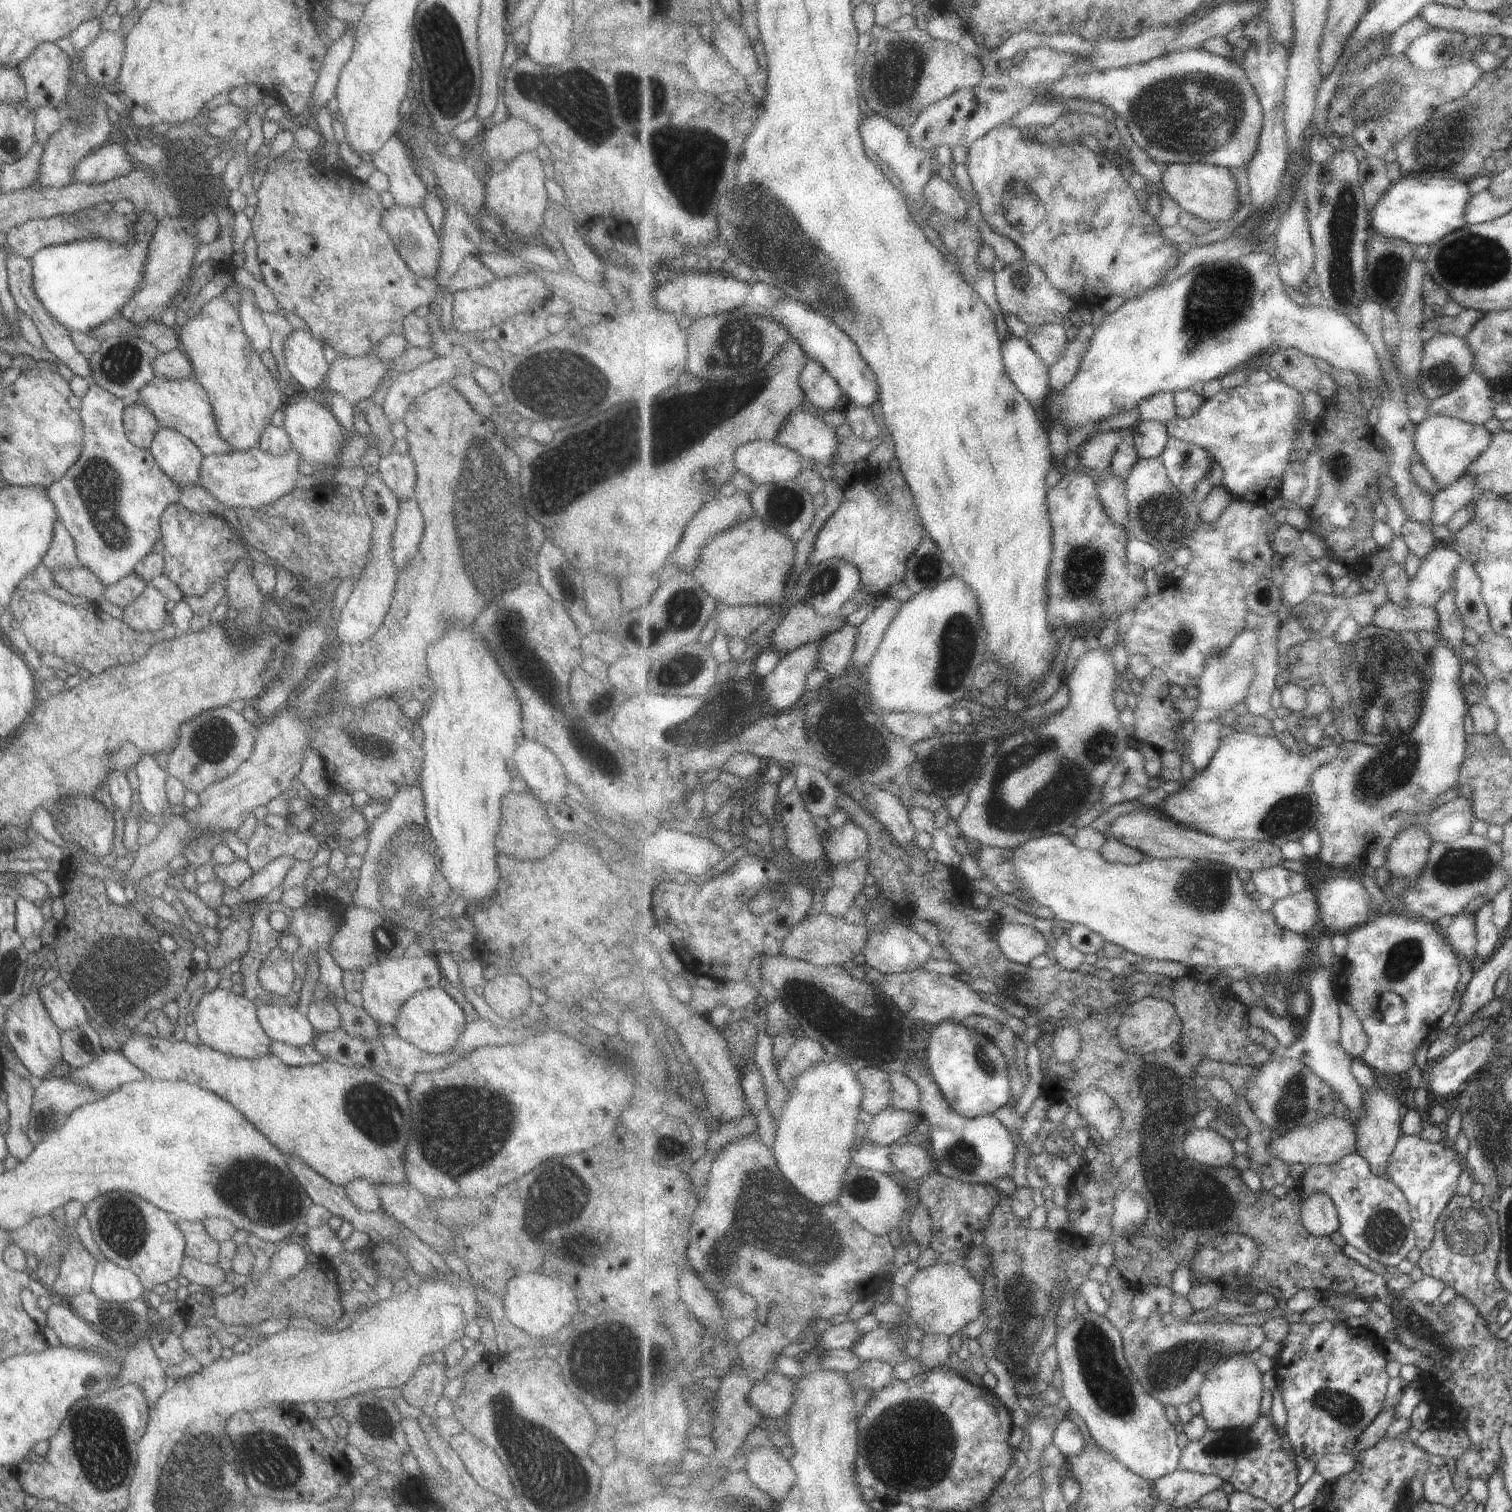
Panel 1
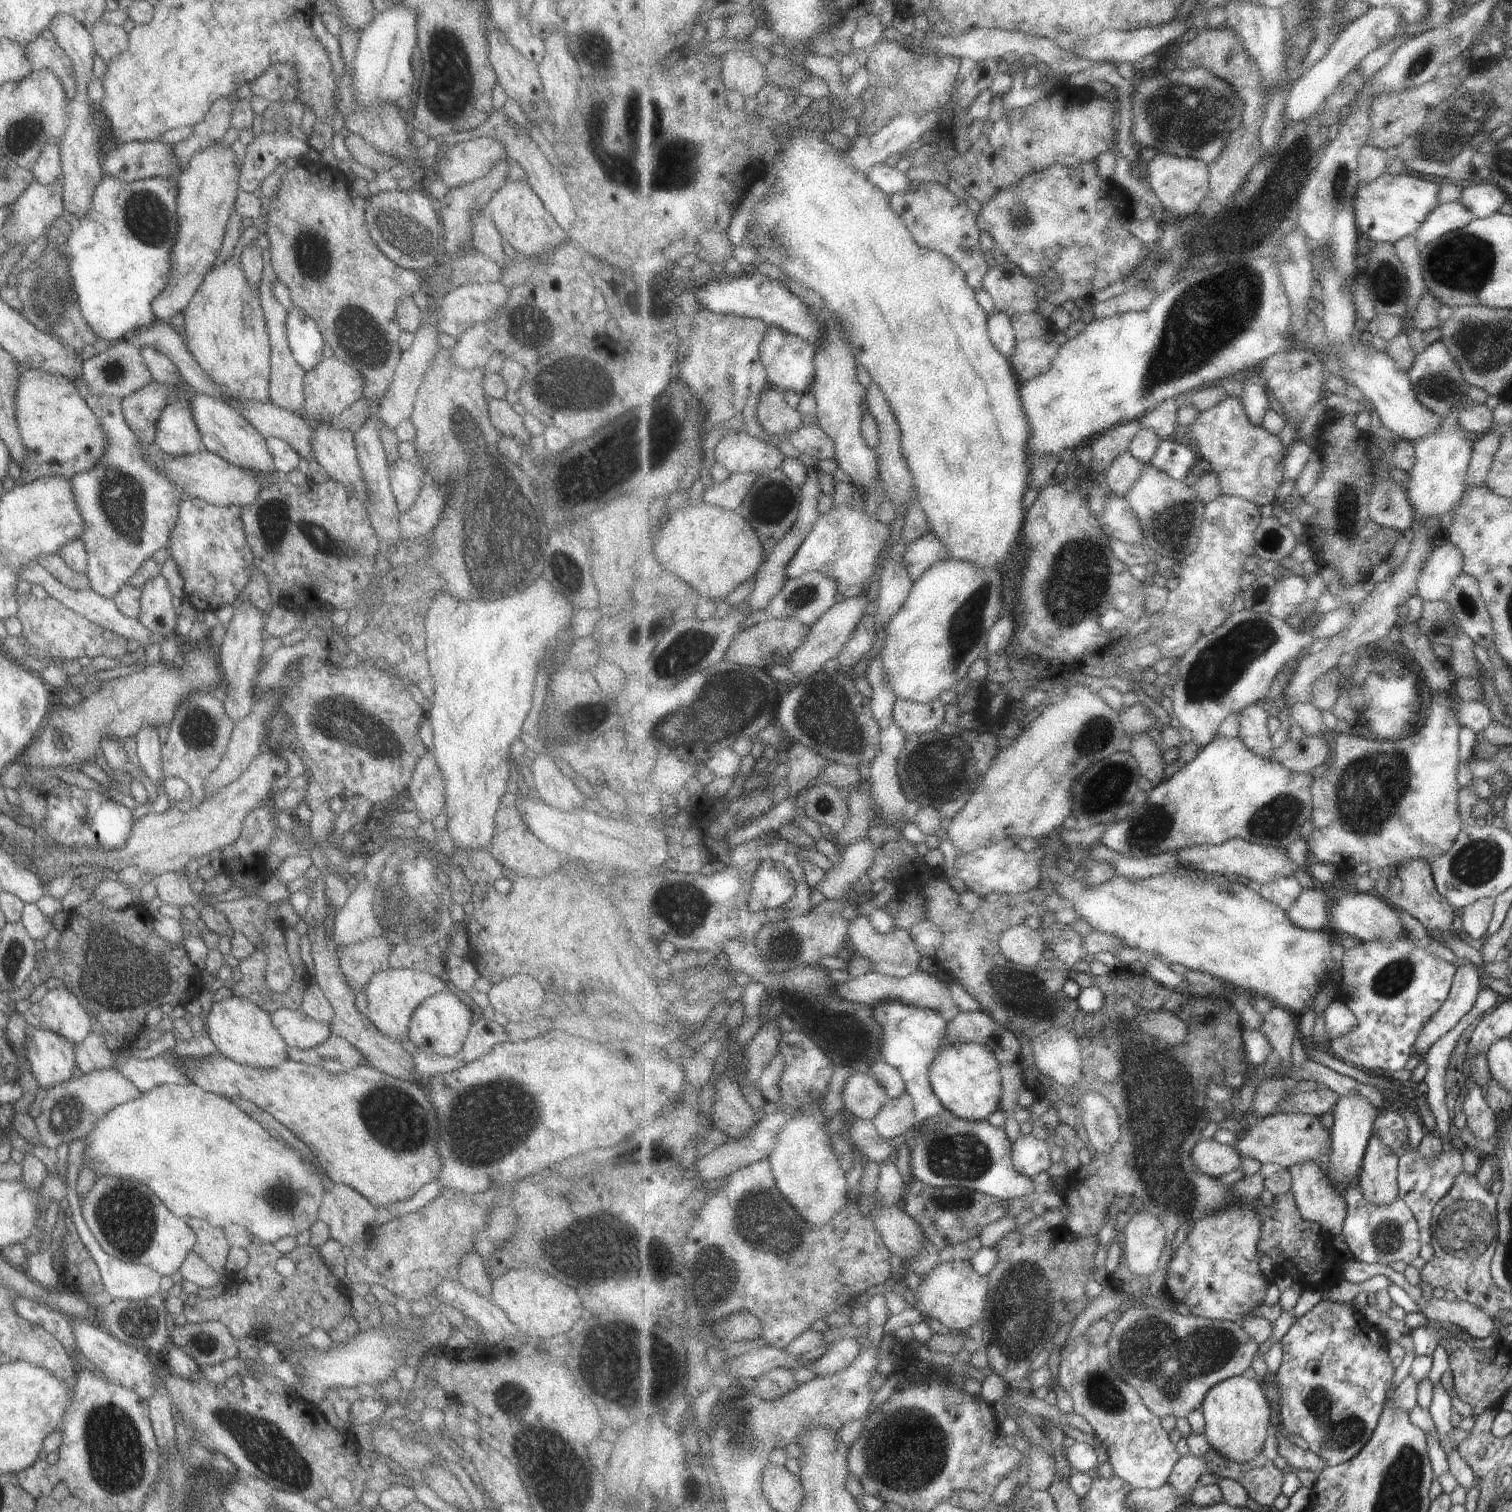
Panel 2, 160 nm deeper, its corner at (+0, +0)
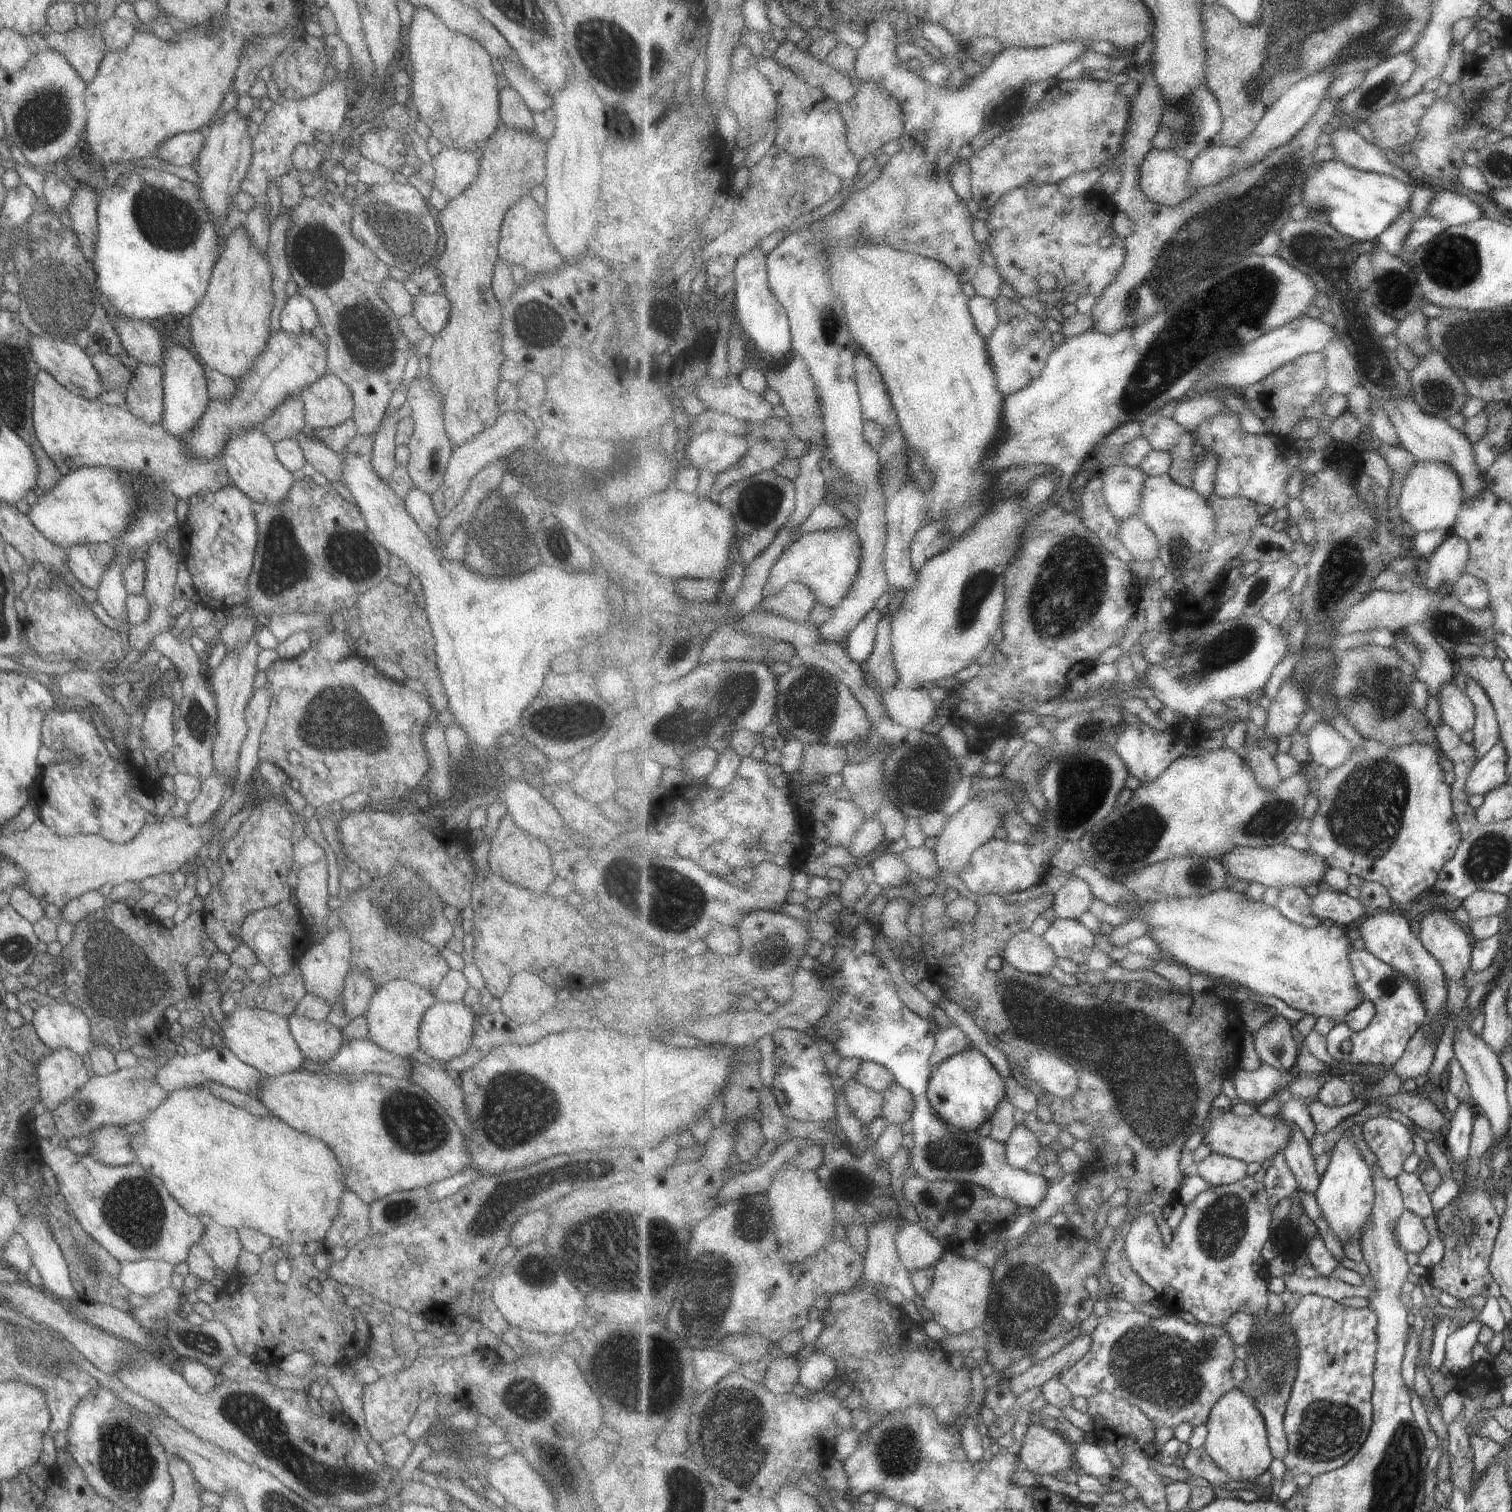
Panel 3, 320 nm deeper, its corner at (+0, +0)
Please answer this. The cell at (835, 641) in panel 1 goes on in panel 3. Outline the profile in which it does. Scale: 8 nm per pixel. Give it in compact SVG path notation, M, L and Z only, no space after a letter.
M875 609L867 613L843 642L849 658L859 665L865 665L873 655L878 627L883 620L881 613Z

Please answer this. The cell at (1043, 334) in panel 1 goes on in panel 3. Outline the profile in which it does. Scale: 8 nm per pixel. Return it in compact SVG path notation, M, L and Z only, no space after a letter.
M997 298L995 306L1002 321L999 321L999 326L987 339L986 344L990 362L997 376L997 390L1008 397L1040 377L1041 370L1054 349L1051 334L1044 328L1040 318L1027 314L1025 308L1014 304L1009 298Z

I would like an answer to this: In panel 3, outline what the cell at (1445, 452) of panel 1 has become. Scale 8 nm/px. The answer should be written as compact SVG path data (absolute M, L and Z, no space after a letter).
M1416 460L1413 470L1405 480L1403 492L1398 496L1396 511L1415 532L1445 530L1451 533L1461 508L1464 507L1465 488L1461 476L1443 462Z

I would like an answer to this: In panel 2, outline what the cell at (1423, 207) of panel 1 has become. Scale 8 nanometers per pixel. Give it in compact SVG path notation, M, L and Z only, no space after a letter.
M1413 173L1383 174L1369 184L1361 182L1355 196L1355 216L1359 232L1374 242L1383 243L1395 243L1405 236L1416 236L1422 224L1431 218L1431 212L1441 206L1437 196L1439 185L1441 184L1433 184L1431 180L1427 181Z

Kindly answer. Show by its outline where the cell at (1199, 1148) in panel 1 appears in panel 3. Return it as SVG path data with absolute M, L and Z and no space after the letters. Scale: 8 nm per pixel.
M1212 1152L1197 1164L1196 1174L1212 1187L1229 1185L1249 1176L1247 1164L1243 1160L1236 1160L1217 1152Z

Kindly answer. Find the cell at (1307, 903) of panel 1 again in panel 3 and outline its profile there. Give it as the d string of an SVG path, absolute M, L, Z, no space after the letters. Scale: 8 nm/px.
M1322 887L1315 898L1312 898L1313 914L1324 923L1332 923L1350 928L1355 921L1363 916L1368 917L1372 910L1365 908L1359 898L1353 898L1345 892Z

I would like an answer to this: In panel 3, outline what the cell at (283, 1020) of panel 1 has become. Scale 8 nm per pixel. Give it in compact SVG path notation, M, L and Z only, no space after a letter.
M294 1013L289 1014L285 1022L301 1055L310 1062L329 1060L341 1046L341 1031L329 1022L308 1020Z

